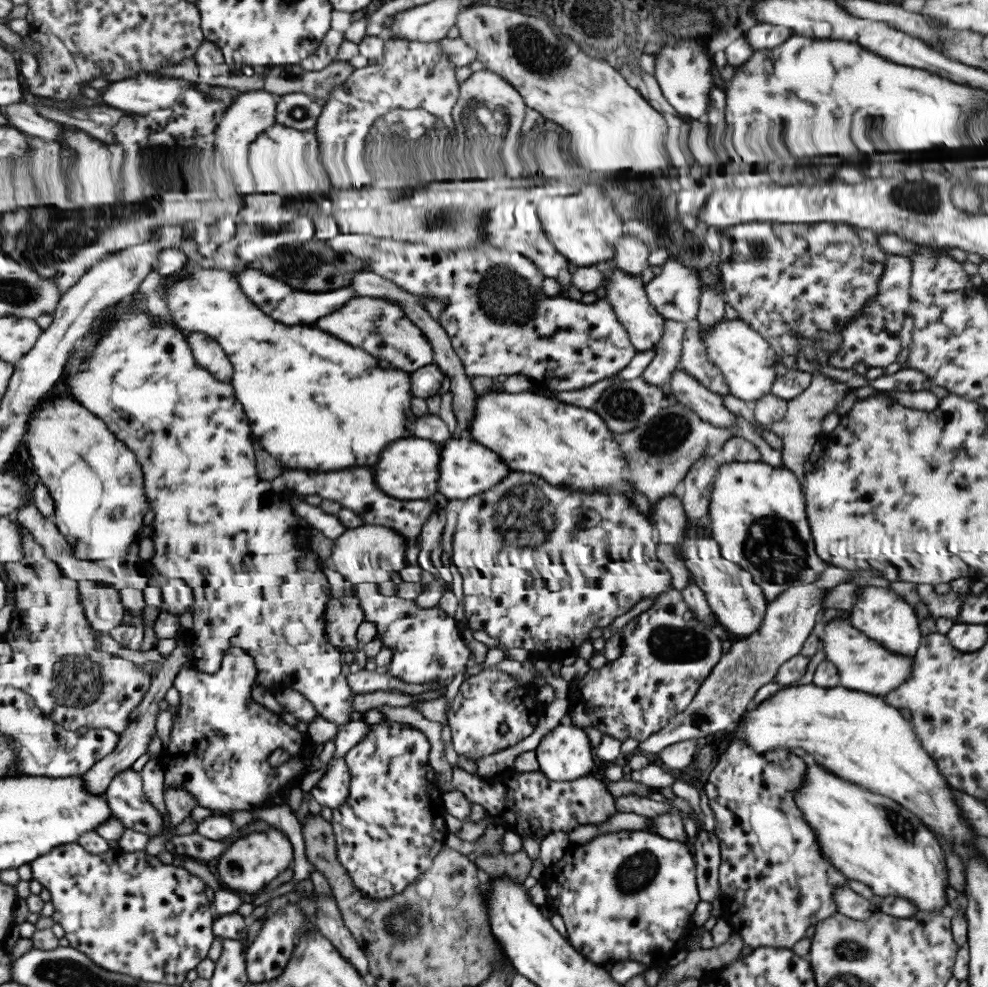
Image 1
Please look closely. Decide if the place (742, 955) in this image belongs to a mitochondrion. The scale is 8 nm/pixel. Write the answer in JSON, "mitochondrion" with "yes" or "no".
{"mitochondrion":"no"}

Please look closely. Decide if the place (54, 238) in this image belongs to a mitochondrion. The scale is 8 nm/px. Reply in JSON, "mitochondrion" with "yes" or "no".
{"mitochondrion":"yes"}

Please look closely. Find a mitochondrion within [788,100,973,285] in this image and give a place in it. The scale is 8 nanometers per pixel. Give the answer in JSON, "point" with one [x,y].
{"point":[920,198]}

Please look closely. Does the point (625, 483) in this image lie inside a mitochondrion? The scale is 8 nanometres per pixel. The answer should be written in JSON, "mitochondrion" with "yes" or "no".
{"mitochondrion":"no"}

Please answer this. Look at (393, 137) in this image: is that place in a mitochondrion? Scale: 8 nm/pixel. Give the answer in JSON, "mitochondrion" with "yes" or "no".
{"mitochondrion":"yes"}

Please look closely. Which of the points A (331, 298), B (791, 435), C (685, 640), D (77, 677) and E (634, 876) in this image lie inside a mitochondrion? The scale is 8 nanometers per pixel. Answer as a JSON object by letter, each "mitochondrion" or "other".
{"A":"other","B":"mitochondrion","C":"mitochondrion","D":"mitochondrion","E":"mitochondrion"}

